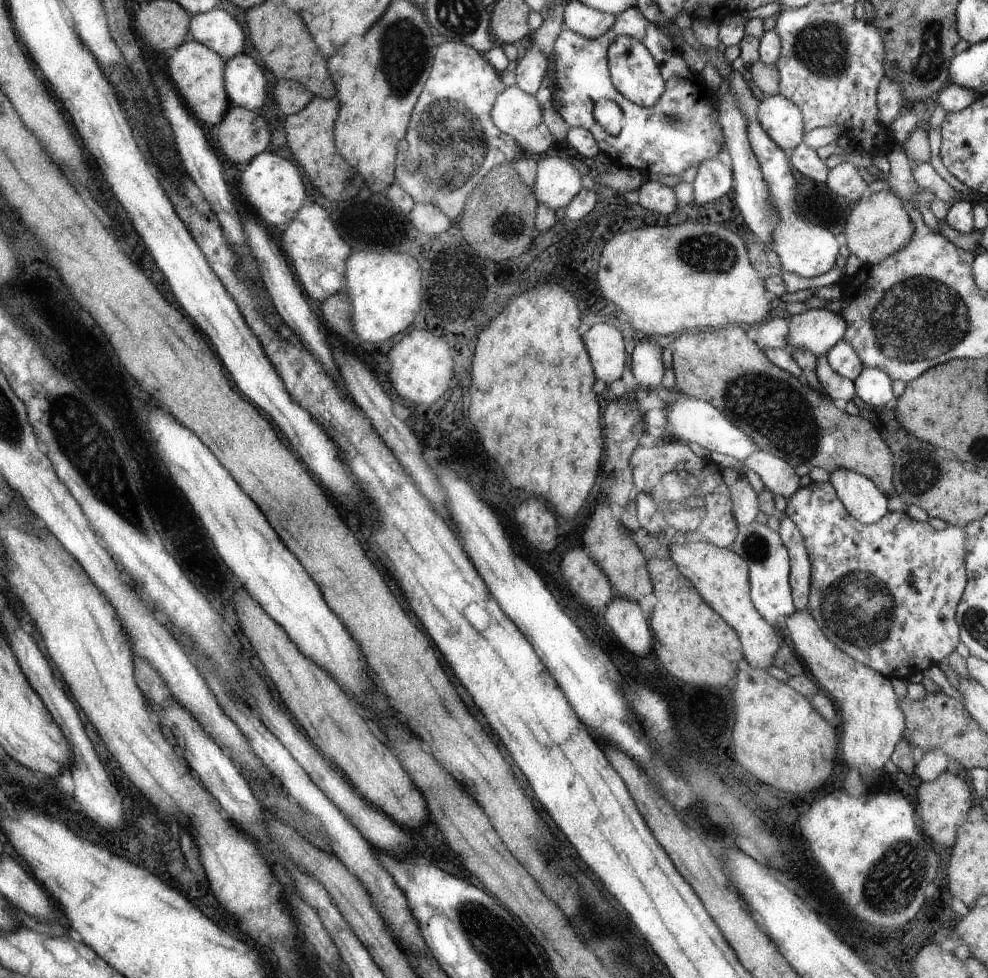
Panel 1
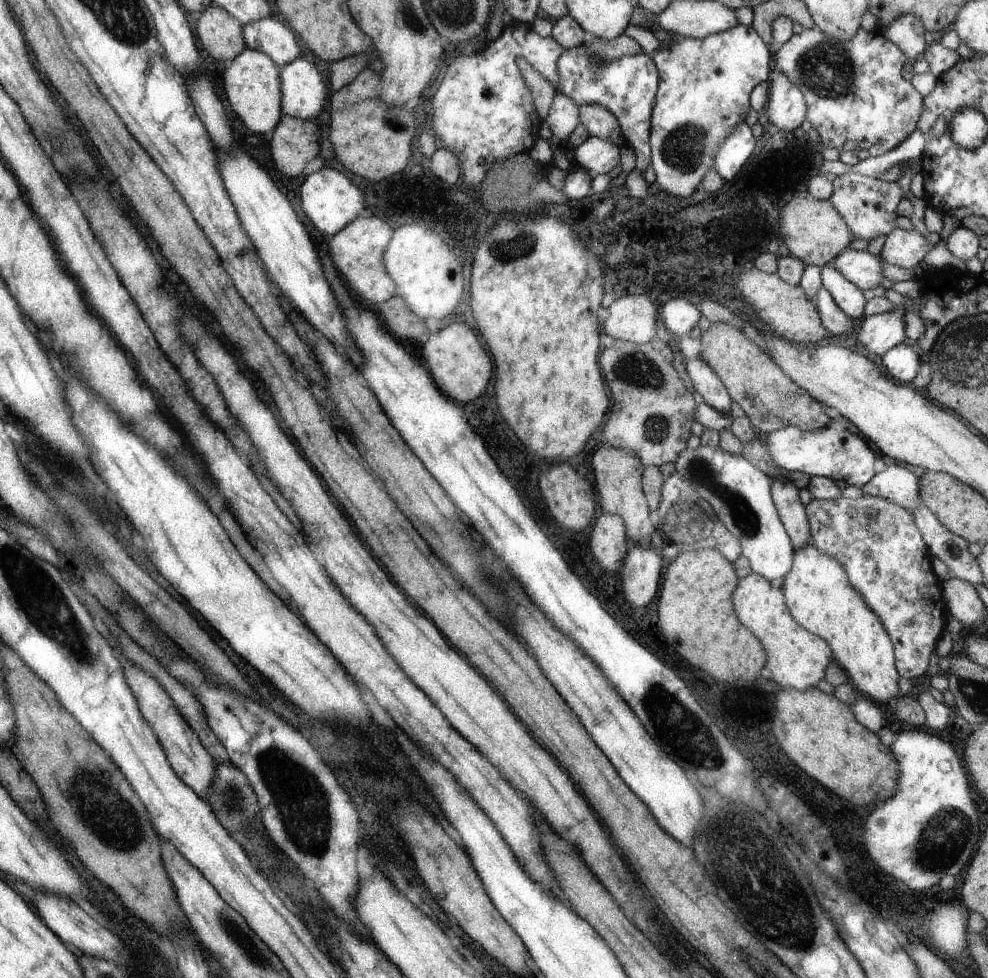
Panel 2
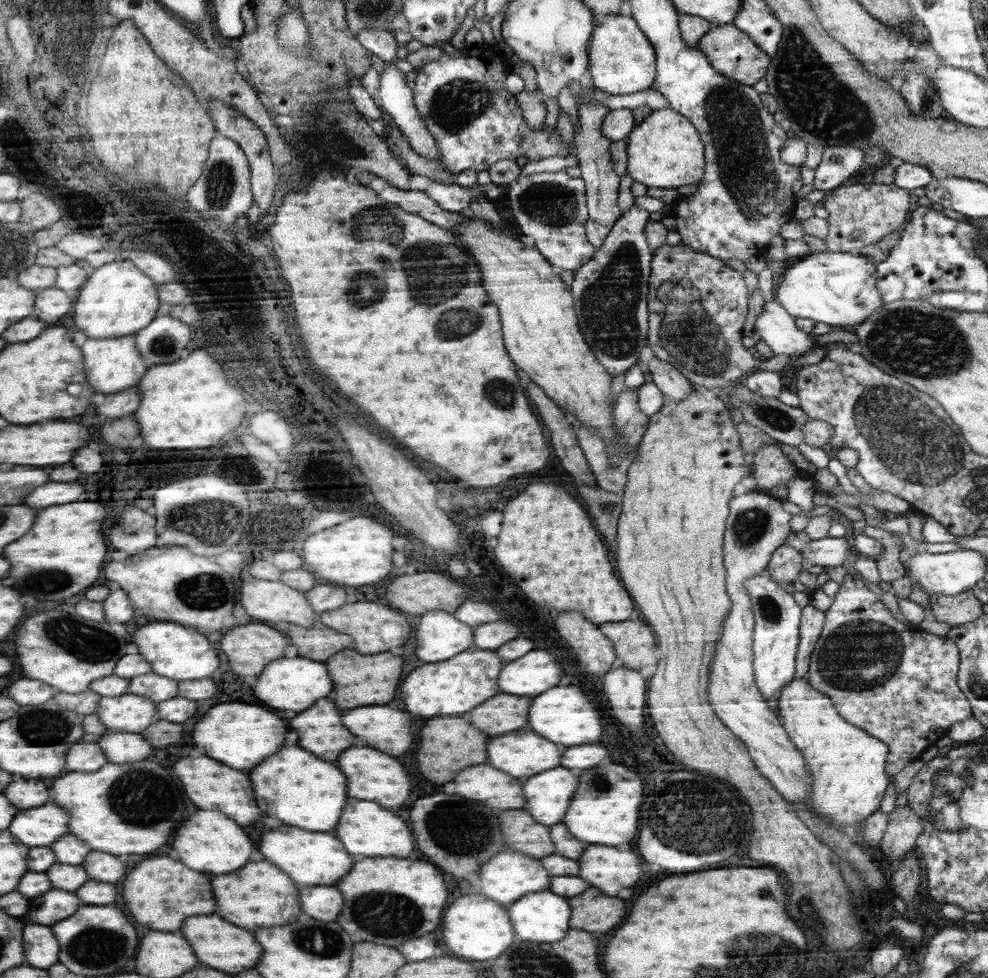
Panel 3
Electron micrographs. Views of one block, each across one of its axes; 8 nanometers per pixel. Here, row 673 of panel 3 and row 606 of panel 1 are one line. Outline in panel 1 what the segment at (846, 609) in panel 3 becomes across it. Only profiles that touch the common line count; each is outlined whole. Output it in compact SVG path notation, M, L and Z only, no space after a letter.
M812 481L807 486L798 488L790 496L784 515L794 519L796 526L802 531L804 542L810 552L810 559L814 566L811 569L811 594L807 610L815 617L816 622L820 624L832 643L846 654L851 655L852 658L858 659L864 666L871 667L872 670L879 671L880 674L888 678L908 680L914 674L920 674L930 666L936 666L938 662L947 662L948 656L956 650L956 646L960 642L956 612L966 588L966 582L968 582L968 574L966 574L966 567L964 566L964 562L966 562L964 558L968 556L964 528L948 525L945 530L936 530L930 523L912 520L905 511L889 512L886 517L880 518L880 521L874 522L874 524L863 524L847 510L843 502L840 502L838 495L835 493L835 487L831 485L830 481Z

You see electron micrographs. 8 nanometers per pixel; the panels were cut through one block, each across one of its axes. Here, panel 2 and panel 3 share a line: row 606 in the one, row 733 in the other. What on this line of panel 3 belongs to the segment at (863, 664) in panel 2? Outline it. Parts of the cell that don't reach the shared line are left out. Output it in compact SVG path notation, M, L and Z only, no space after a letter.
M807 677L792 679L776 698L775 708L783 718L791 740L803 752L812 778L811 802L816 814L828 817L834 826L854 831L881 805L890 784L886 771L890 748L842 716L833 700L820 692Z

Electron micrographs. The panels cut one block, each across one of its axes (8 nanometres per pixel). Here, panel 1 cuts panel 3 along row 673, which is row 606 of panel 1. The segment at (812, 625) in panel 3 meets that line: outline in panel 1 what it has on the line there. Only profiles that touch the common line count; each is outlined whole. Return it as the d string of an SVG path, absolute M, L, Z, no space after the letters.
M785 515L783 517L780 520L779 534L790 554L790 586L794 587L794 601L798 604L798 609L807 610L811 594L811 569L814 566L802 531L796 526L794 519Z

